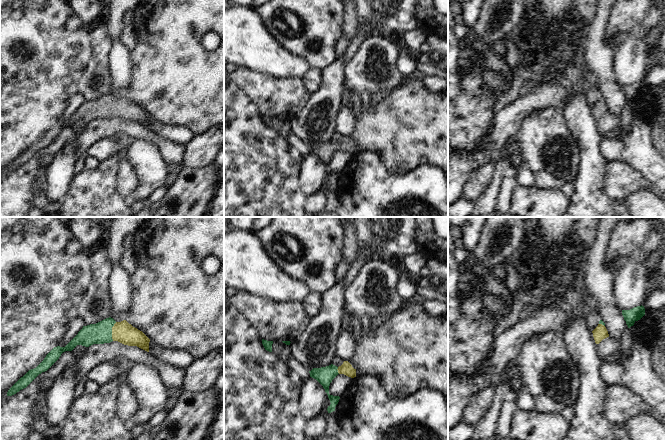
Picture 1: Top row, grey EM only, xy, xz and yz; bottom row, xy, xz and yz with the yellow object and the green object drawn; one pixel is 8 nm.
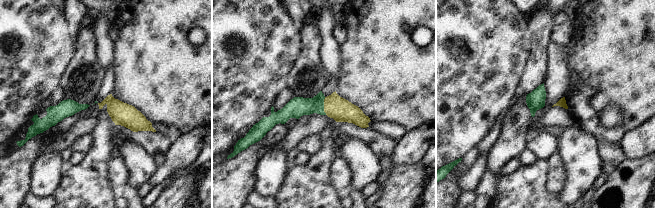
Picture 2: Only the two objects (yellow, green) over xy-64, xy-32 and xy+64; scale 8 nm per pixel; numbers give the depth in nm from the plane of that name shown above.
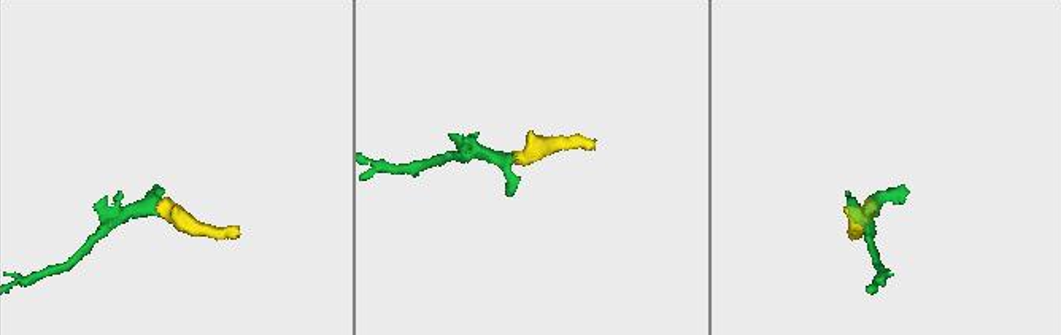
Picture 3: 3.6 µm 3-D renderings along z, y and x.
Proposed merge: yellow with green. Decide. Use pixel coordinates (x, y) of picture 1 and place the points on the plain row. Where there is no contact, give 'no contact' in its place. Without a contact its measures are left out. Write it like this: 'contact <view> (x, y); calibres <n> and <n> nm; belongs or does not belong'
contact xy (112, 107); calibres 170 and 170 nm; belongs

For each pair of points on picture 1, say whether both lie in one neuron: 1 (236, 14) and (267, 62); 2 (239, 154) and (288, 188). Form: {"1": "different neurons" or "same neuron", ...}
{"1": "same neuron", "2": "same neuron"}

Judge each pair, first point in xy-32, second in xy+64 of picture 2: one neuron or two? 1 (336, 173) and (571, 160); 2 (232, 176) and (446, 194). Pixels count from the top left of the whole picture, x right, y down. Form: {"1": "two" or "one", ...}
{"1": "two", "2": "one"}

